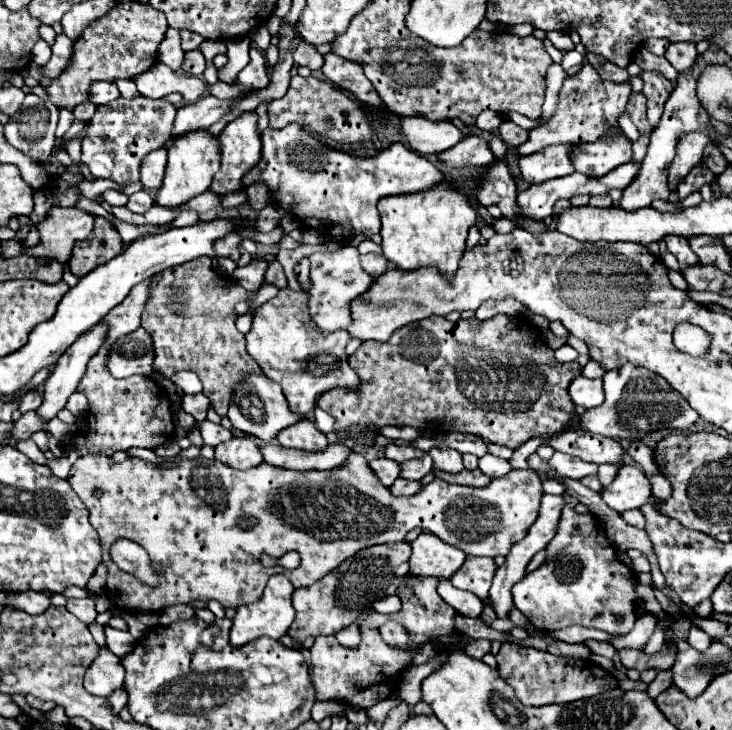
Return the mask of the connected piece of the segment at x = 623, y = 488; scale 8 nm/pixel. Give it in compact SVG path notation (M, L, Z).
M621 465L615 481L601 491L603 501L617 513L643 507L649 495L651 495L649 479L641 469L629 467L629 465Z

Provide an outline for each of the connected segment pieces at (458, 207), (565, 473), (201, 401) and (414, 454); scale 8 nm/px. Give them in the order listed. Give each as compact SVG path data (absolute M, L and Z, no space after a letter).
M453 179L439 181L431 189L419 193L403 193L403 197L379 199L383 253L399 269L419 269L427 265L439 267L447 277L455 273L463 253L467 231L477 221L475 203L463 193L463 185Z
M555 453L549 459L551 471L547 471L549 479L559 479L559 477L571 477L571 479L583 479L587 475L595 475L597 473L597 465L595 463L587 463L581 461L577 457L565 455L565 453Z
M203 393L197 395L183 395L181 399L181 409L189 415L195 417L197 423L203 423L207 417L207 407L209 407L209 399Z
M391 443L391 445L387 445L385 447L385 457L389 457L389 459L393 459L393 461L397 461L397 463L403 463L403 461L411 461L411 459L419 459L419 457L423 457L425 455L425 451L421 451L421 449L417 449L417 447L399 447L399 445L395 445L395 443Z

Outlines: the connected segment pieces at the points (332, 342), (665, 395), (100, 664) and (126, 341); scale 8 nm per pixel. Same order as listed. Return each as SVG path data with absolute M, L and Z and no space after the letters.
M285 287L273 299L259 305L253 313L253 327L245 337L247 353L257 361L269 379L281 385L293 413L309 415L315 409L319 395L333 387L359 389L361 385L361 379L349 367L345 353L345 345L349 343L351 333L341 329L323 337L307 313L305 291L293 291Z
M623 365L607 371L603 377L603 389L605 401L581 415L579 425L583 431L623 441L641 441L645 435L659 429L689 429L699 417L691 405L679 393L675 393L667 381L663 381L663 377L643 367Z
M101 649L97 659L87 669L83 685L91 695L109 699L109 695L123 685L123 675L125 671L119 663L119 657L109 649Z
M137 329L115 341L107 357L107 371L113 377L153 375L153 343L145 329Z

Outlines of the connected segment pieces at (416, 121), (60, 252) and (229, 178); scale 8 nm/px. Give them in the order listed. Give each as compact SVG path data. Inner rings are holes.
M405 117L401 121L409 147L421 155L443 153L465 137L451 121L429 121L425 117Z
M51 207L47 211L47 219L37 225L41 233L41 245L29 249L27 253L67 263L73 245L91 235L93 219L95 217L91 213L77 207Z
M243 113L223 129L221 141L221 169L215 173L211 191L217 195L227 195L239 191L241 177L259 161L261 157L261 137L257 133L257 113Z

